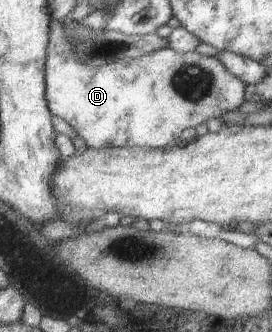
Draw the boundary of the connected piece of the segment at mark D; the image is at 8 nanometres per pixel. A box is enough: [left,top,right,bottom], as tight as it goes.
[44,22,246,148]

